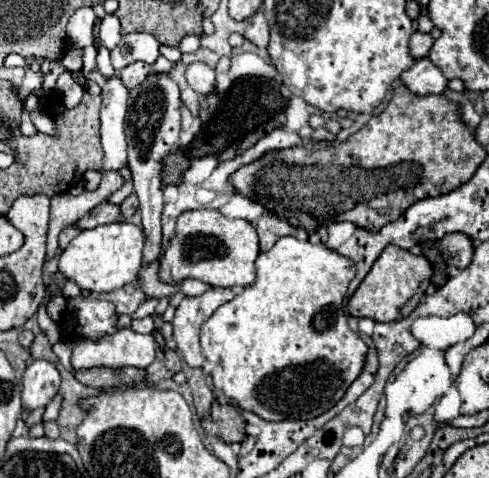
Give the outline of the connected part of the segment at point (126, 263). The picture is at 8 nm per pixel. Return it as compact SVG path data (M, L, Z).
M115 222L115 224L103 224L99 228L83 230L77 238L71 240L71 244L63 250L59 258L59 270L73 282L79 284L79 288L87 288L91 292L111 292L117 290L129 282L135 282L137 272L141 268L141 256L143 256L143 244L145 244L145 232L129 222Z

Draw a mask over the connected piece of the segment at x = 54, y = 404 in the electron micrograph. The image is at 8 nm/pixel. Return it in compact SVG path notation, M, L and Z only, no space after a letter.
M55 396L47 406L45 406L45 414L43 414L43 422L55 420L59 416L59 408L61 408L61 396Z

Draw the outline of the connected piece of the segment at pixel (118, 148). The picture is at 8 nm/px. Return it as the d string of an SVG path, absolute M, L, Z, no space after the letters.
M113 76L105 82L101 100L101 146L103 146L103 168L101 172L121 170L127 166L127 142L125 142L125 114L127 114L127 88Z

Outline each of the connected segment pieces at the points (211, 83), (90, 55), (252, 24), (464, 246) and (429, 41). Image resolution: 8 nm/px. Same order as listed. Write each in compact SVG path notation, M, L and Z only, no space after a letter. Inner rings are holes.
M201 62L189 64L185 78L189 86L201 96L207 96L215 90L215 70L209 68L207 64L201 64Z
M87 46L83 48L83 72L91 72L97 68L97 48Z
M261 10L249 20L245 38L251 40L259 48L263 48L263 46L269 44L269 26L267 26L267 20L265 20L265 16L263 16Z
M463 232L447 234L441 240L441 252L443 252L443 258L445 258L445 262L449 266L467 268L469 262L471 262L471 258L473 258L473 242Z
M415 32L409 40L409 52L413 58L425 58L433 46L433 38L423 32Z

